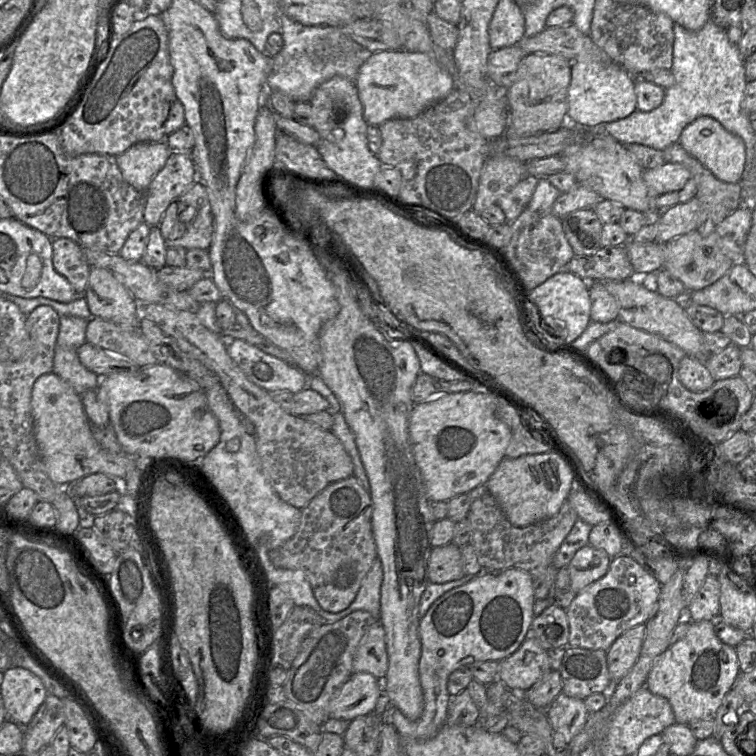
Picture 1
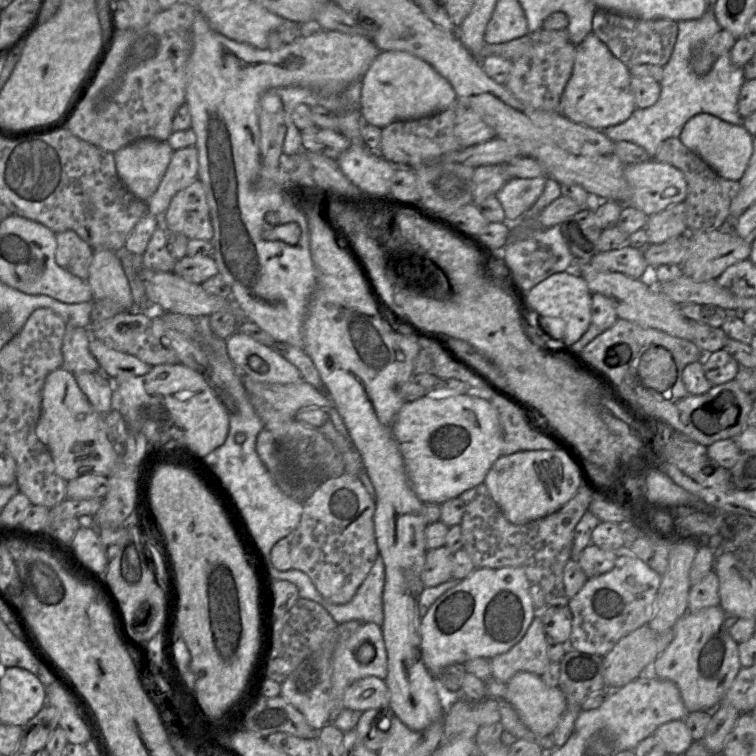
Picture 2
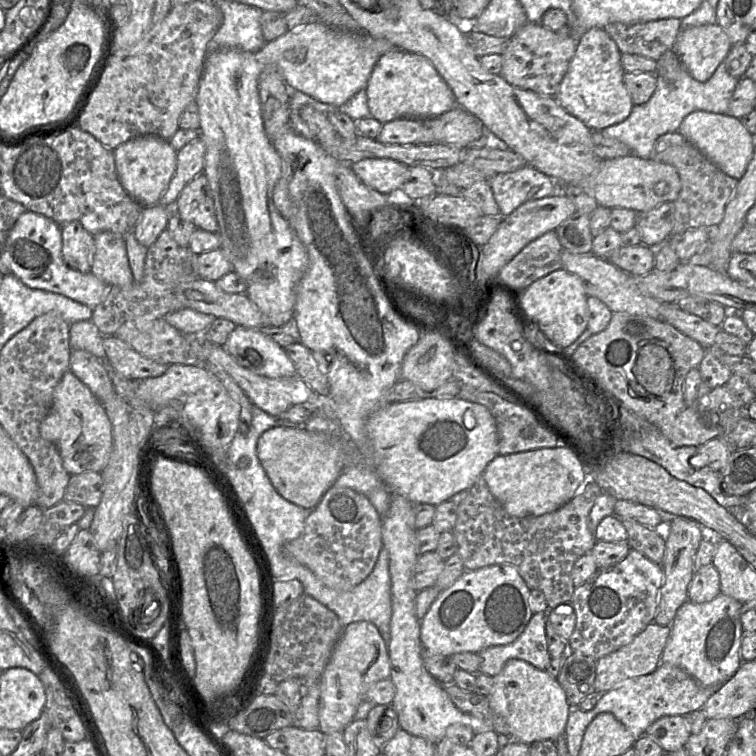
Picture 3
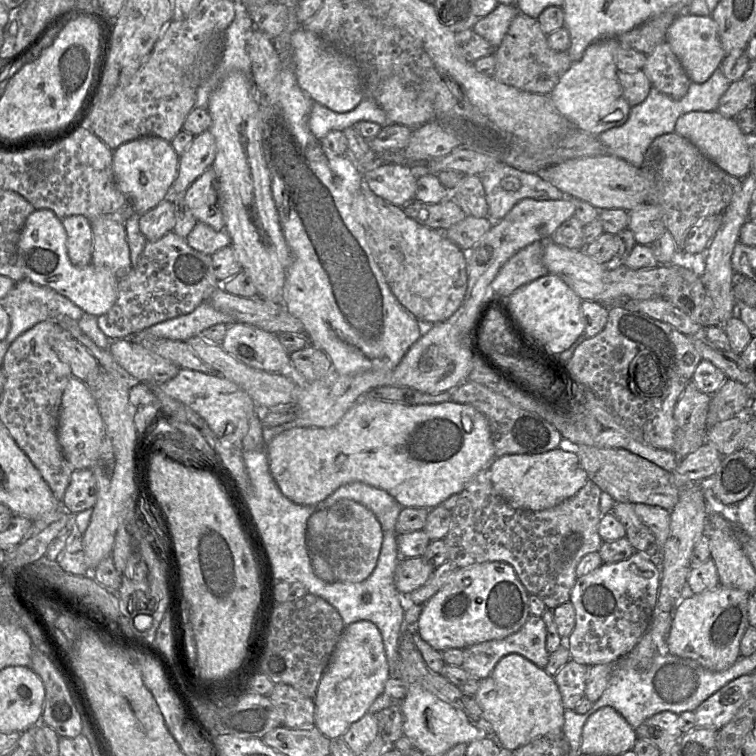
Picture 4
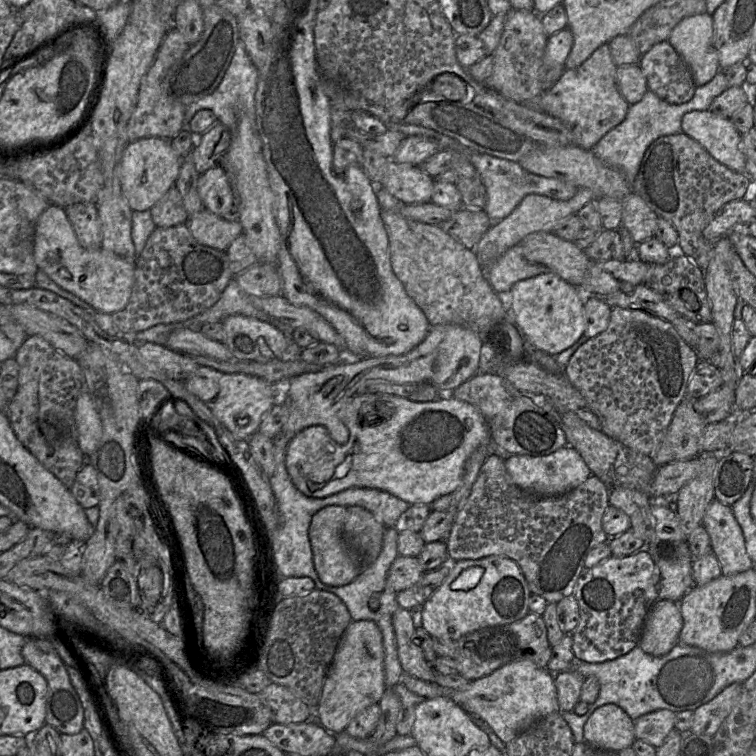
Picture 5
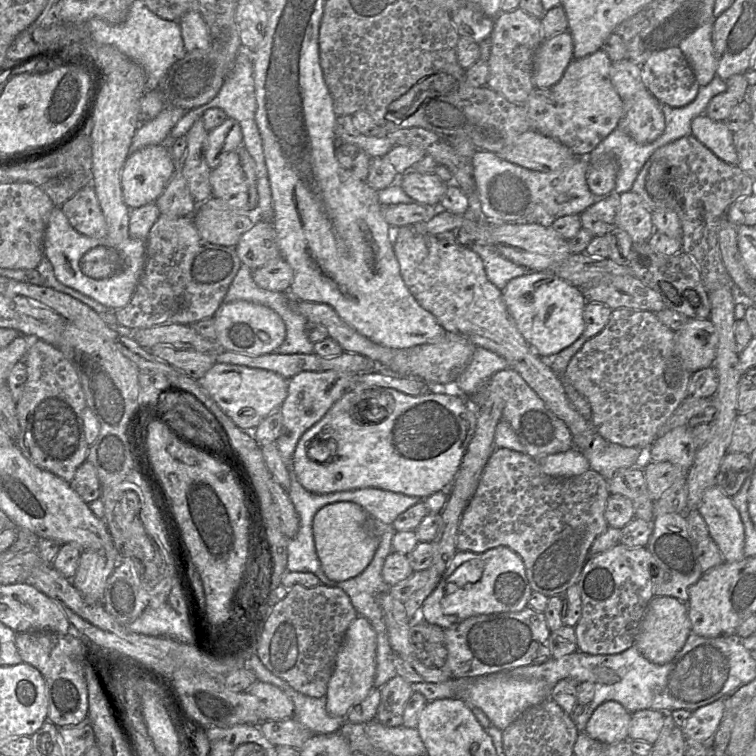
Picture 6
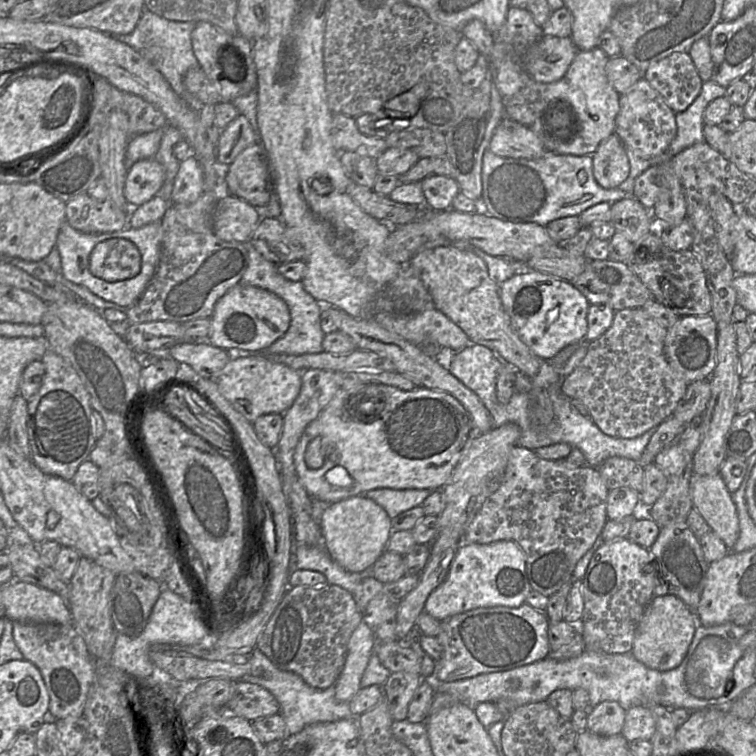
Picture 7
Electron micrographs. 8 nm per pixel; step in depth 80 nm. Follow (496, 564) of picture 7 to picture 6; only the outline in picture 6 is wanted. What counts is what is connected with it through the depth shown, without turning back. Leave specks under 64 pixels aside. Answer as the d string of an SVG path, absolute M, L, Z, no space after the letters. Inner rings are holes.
M499 546L483 553L457 551L438 586L425 599L421 607L423 620L447 629L475 615L519 612L528 606L532 592L522 558L510 548Z

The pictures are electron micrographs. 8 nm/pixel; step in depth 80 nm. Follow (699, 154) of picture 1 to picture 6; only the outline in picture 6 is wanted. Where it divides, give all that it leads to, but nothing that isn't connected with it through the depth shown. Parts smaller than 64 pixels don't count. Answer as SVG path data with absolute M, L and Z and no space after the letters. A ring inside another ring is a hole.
M701 114L691 122L691 135L722 161L738 165L733 132L727 128L723 121L714 121L706 114Z

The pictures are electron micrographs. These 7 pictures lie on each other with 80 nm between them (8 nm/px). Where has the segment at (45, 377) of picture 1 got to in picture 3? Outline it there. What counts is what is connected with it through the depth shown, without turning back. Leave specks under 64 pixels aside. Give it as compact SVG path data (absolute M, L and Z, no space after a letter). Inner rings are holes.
M70 370L57 384L51 408L40 425L40 434L59 450L64 469L72 476L84 472L101 472L112 450L112 426L102 403Z

